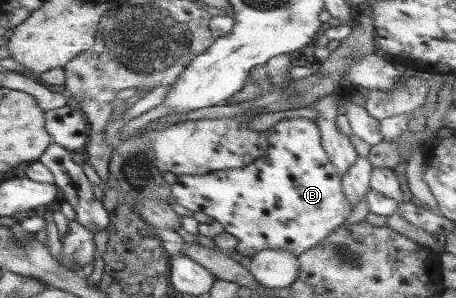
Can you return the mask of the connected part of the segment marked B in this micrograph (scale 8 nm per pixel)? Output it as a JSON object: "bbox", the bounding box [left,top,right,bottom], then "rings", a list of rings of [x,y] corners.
{"bbox":[169,118,350,256],"rings":[[[284,118],[267,131],[266,154],[240,170],[214,174],[182,174],[169,186],[176,204],[190,212],[202,212],[238,240],[234,250],[251,256],[264,249],[288,250],[298,256],[316,246],[350,215],[340,179],[321,145],[314,121]]]}

